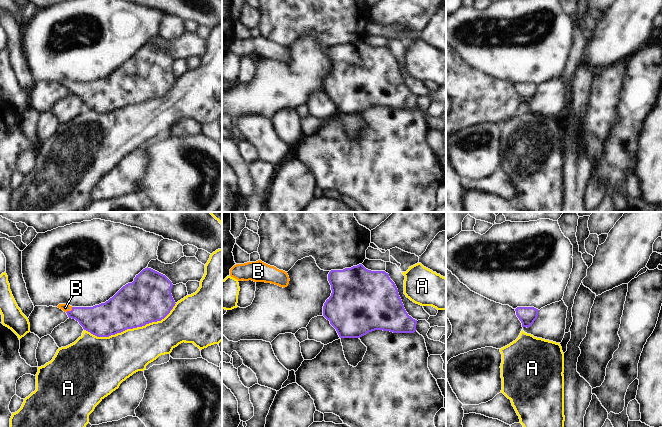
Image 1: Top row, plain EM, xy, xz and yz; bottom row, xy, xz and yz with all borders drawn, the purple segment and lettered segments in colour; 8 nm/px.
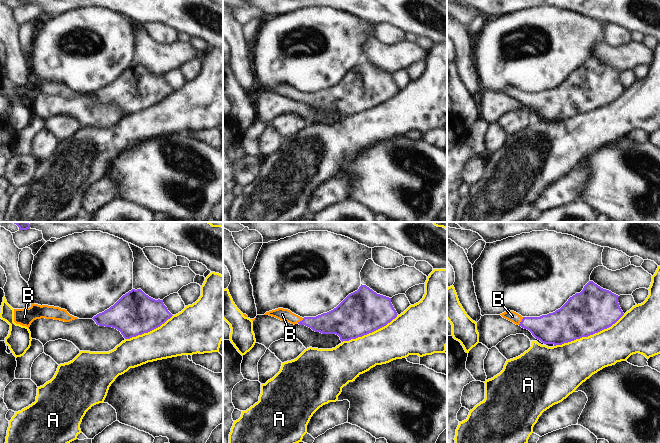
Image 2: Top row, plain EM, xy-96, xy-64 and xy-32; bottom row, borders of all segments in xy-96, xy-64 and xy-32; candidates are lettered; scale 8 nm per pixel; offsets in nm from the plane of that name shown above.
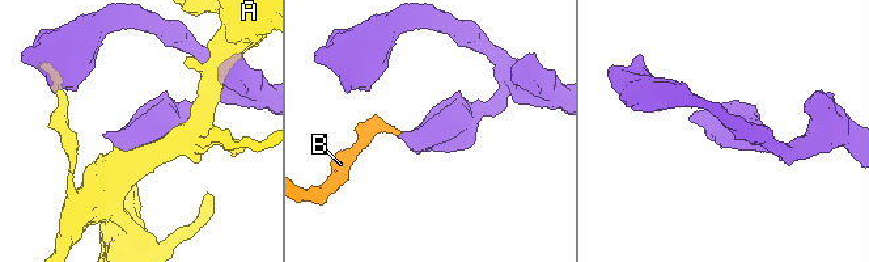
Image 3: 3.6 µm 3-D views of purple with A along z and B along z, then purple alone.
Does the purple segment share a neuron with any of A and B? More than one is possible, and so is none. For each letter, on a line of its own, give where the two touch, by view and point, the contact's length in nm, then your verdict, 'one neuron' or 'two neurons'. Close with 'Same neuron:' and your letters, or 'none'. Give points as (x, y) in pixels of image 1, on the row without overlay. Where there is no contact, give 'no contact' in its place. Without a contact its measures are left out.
A: contact xy (131, 104); length 800 nm; two neurons
B: contact xy (69, 87); length 70 nm; one neuron
Same neuron: B

